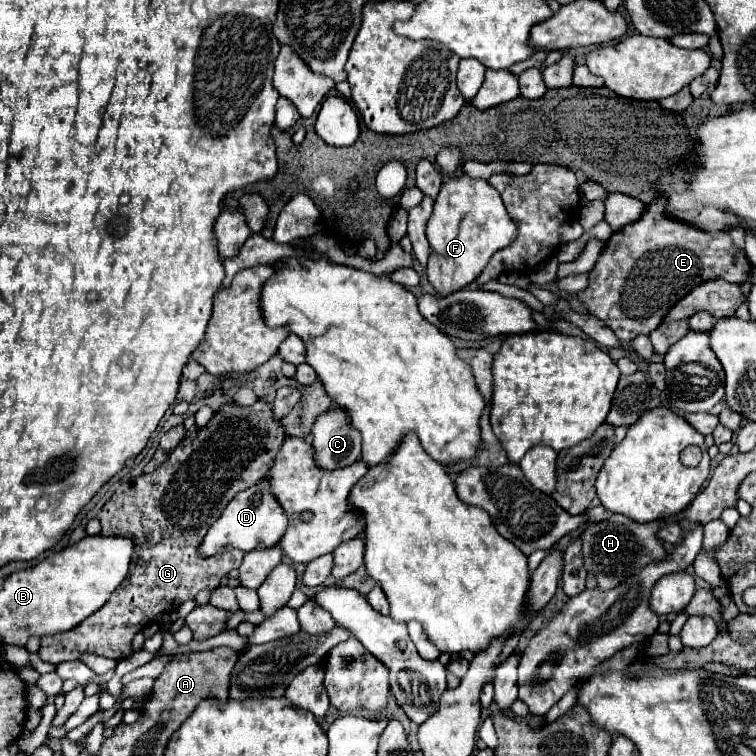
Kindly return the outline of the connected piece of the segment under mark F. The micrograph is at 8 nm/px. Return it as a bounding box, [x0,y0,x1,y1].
[426,174,516,296]

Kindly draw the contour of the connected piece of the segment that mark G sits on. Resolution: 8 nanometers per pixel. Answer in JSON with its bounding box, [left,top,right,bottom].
[38,400,286,664]

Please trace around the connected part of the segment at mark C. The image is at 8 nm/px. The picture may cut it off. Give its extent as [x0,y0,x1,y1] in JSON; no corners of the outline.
[312,410,362,470]

